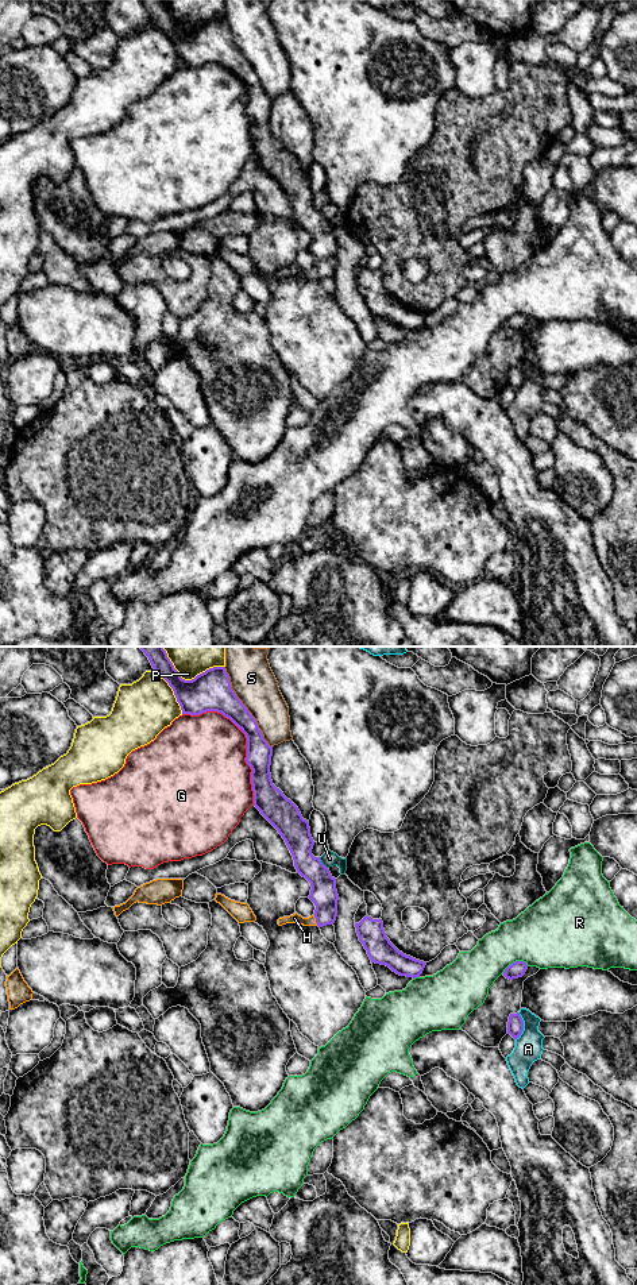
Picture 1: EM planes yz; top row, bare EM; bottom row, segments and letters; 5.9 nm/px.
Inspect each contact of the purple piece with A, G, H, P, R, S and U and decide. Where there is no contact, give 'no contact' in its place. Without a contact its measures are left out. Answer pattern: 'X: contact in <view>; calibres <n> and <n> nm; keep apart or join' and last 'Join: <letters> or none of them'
A: contact in yz; calibres 100 and 160 nm; keep apart
G: contact in yz; calibres 150 and 460 nm; keep apart
H: contact in yz; calibres 160 and 60 nm; join
P: contact in yz; calibres 240 and 340 nm; keep apart
R: contact in yz; calibres 100 and 400 nm; keep apart
S: contact in yz; calibres 240 and 260 nm; keep apart
U: contact in yz; calibres 170 and 90 nm; keep apart
Join: H

